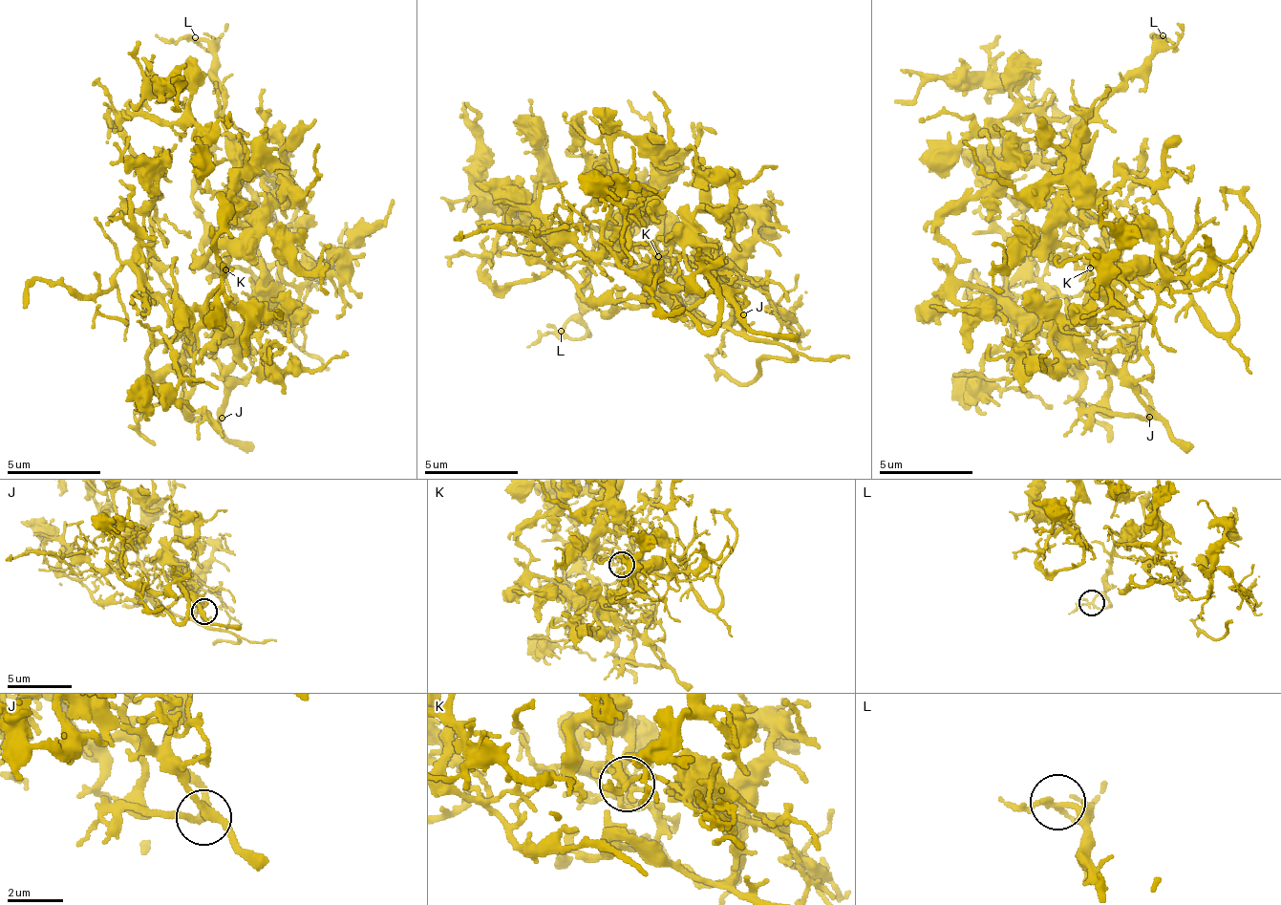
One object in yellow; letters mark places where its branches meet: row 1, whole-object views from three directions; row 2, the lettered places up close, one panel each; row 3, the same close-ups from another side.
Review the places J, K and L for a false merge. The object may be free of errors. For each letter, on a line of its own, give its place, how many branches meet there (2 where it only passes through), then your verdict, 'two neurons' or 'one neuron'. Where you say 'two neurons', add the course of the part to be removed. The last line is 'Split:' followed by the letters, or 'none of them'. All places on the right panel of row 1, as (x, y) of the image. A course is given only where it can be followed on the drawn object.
J: (1149, 417) | 3 | one neuron
K: (1090, 268) | 3 | one neuron
L: (1163, 35) | 3 | one neuron
Split: none of them

